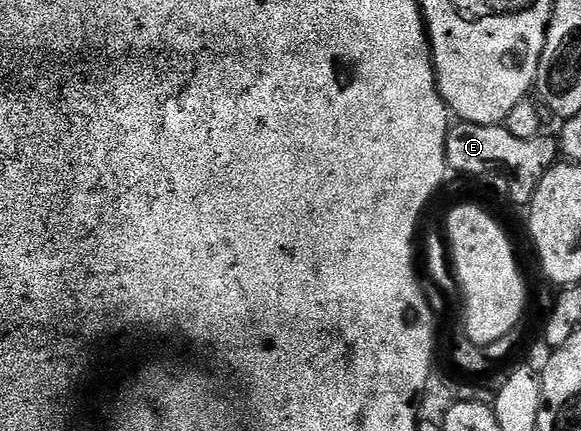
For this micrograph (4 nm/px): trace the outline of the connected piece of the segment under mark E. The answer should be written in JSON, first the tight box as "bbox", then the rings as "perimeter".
{"bbox":[448,121,558,204],"perimeter":[[[463,121],[449,126],[448,129],[452,132],[448,147],[449,157],[456,168],[463,171],[506,168],[510,173],[512,194],[516,199],[525,200],[528,204],[531,204],[542,177],[558,159],[557,140],[547,139],[547,134],[544,133],[535,135],[532,139],[523,139],[514,137],[514,133],[510,133],[510,129],[503,125],[474,125]]]}

